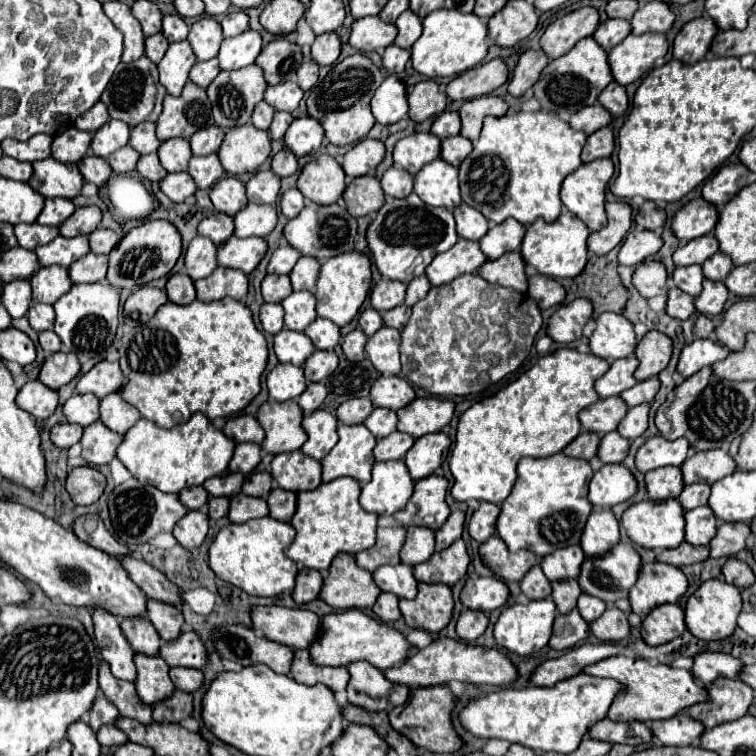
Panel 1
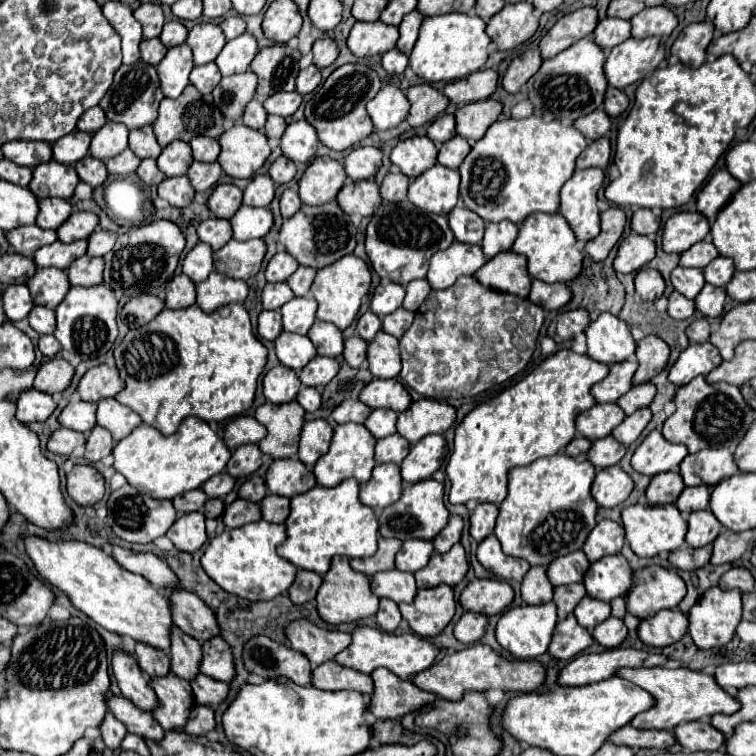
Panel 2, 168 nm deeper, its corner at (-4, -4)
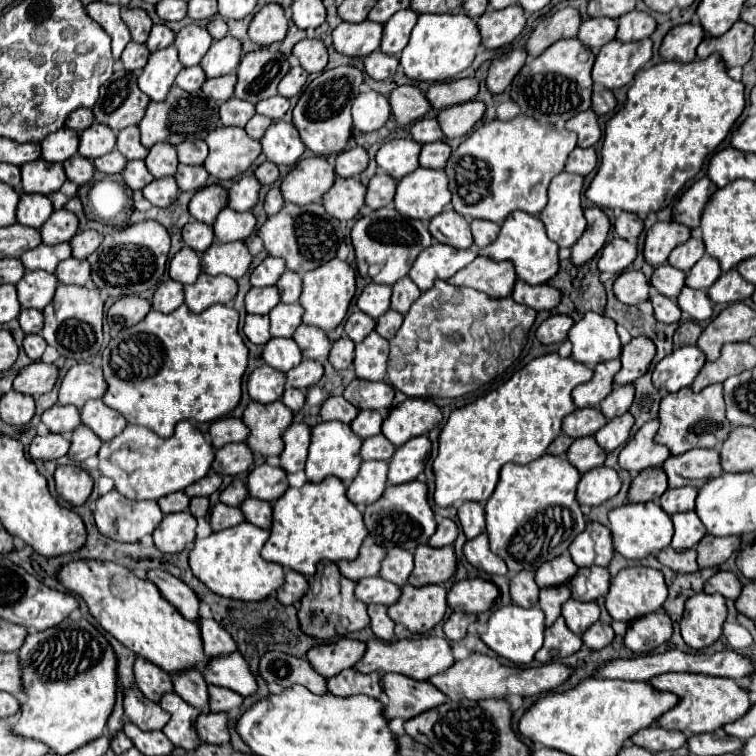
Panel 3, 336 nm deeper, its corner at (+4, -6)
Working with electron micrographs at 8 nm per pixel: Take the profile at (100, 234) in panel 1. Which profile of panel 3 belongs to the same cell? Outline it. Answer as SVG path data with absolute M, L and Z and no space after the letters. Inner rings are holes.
M79 231L75 239L71 239L73 257L75 259L87 259L103 241L103 235L97 231Z

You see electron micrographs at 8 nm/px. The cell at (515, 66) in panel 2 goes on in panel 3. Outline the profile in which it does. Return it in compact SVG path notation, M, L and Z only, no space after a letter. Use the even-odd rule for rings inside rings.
M515 49L507 57L495 59L489 67L487 89L491 93L503 93L511 85L515 75L521 71L521 67L525 65L525 59L527 59L527 53L523 49Z

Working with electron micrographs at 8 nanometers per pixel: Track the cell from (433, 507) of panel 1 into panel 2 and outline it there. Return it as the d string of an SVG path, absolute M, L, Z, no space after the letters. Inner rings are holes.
M425 479L413 485L405 485L399 501L381 511L379 533L383 537L397 537L401 541L407 539L433 541L433 537L447 525L447 519L449 519L449 511L443 503L443 483L435 479Z

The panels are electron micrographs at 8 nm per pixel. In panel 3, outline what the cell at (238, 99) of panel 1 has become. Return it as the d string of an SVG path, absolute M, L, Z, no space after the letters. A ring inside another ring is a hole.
M223 75L223 77L215 77L215 79L207 79L201 87L201 91L207 93L207 97L225 103L235 95L235 85L237 85L237 75Z

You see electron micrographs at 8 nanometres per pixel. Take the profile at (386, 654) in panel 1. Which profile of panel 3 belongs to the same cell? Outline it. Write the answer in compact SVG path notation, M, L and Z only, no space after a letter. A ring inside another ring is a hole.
M421 635L421 637L413 637L413 639L391 641L391 643L385 643L381 639L369 639L363 657L353 667L361 673L371 673L371 671L389 673L391 671L391 673L407 675L415 681L425 681L437 673L443 673L447 667L451 667L451 663L453 663L453 655L451 655L451 647L449 647L447 639Z

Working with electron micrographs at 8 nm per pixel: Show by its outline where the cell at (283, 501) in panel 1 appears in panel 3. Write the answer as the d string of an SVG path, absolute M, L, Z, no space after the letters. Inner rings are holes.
M247 497L241 505L245 519L261 529L271 529L273 523L273 505L269 501L261 501L255 497Z

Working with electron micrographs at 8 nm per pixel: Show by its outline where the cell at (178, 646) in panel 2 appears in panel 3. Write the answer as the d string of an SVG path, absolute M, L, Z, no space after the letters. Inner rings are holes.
M183 669L175 675L171 675L173 691L181 695L185 701L189 701L193 707L201 709L203 713L207 709L207 683L199 669Z

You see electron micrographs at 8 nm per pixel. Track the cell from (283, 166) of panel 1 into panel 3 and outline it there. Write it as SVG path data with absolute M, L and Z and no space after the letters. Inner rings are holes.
M265 161L263 165L259 165L255 169L255 175L257 175L257 179L259 179L261 185L273 185L279 179L279 169L277 169L275 163Z

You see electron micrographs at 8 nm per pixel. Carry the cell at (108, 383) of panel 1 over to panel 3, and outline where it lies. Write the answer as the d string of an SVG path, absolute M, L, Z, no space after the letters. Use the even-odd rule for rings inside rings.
M89 363L73 365L61 381L59 403L81 409L89 399L101 399L107 391L103 371Z

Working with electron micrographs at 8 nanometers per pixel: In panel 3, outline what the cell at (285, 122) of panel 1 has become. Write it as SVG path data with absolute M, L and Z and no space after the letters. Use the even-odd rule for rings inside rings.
M253 115L251 121L245 125L245 131L253 137L253 139L261 139L267 131L267 127L271 125L271 119L267 119L265 115Z

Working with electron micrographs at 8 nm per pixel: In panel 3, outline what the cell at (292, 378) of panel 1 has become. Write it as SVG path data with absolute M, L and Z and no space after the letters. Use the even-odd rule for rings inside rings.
M269 365L257 367L247 383L247 391L253 401L257 403L273 403L281 399L285 387L285 373L279 369L273 369Z

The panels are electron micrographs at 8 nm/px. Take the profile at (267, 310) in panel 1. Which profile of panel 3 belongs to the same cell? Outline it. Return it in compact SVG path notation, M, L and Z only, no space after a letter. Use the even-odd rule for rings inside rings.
M247 315L243 333L255 345L265 345L271 339L269 333L269 315Z

